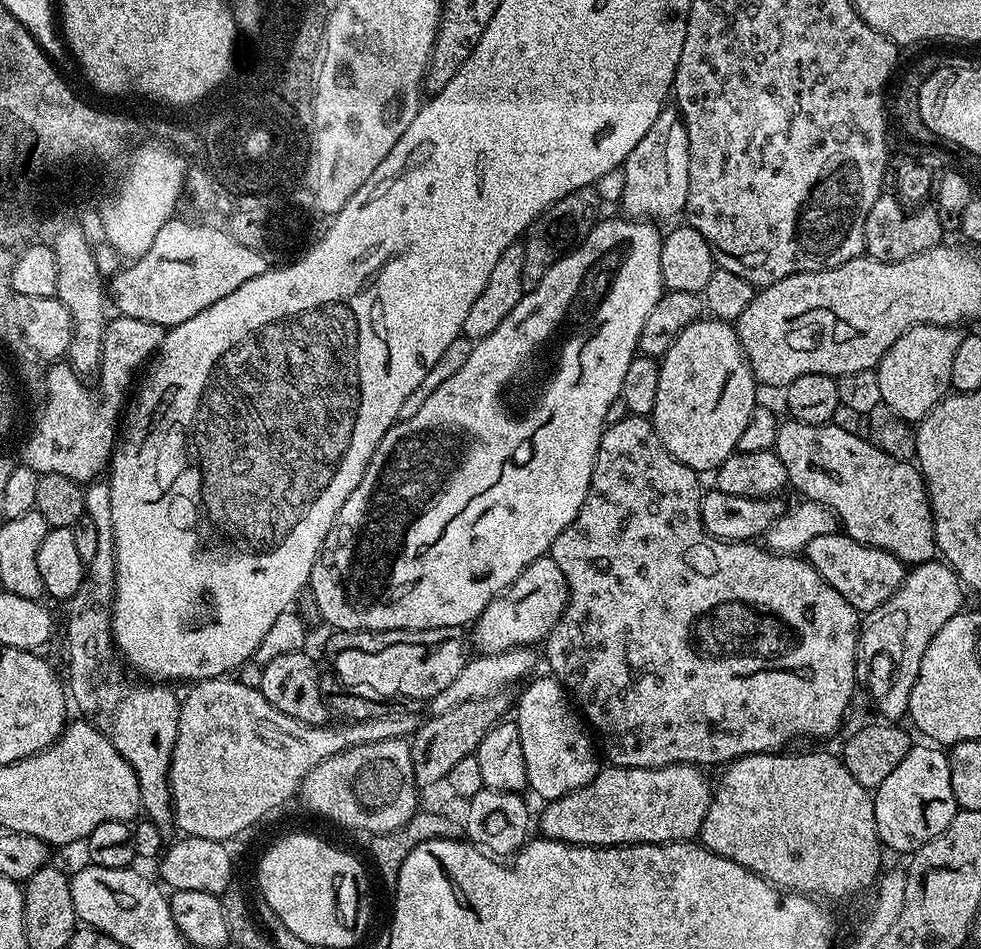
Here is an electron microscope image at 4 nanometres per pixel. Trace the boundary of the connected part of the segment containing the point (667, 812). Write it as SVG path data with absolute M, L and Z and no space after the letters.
M667 764L665 768L617 768L615 766L601 767L596 777L586 786L574 790L557 800L547 801L540 812L540 828L545 837L550 840L560 840L563 844L583 844L593 848L610 848L625 844L675 844L677 842L692 842L699 837L700 827L706 818L706 810L712 801L713 785L708 785L704 777L705 769L695 764Z

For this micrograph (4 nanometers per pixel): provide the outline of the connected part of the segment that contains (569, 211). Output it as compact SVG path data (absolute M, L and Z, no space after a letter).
M595 187L579 188L562 198L558 198L545 212L541 212L536 220L528 227L522 237L524 253L522 254L522 286L525 292L534 290L538 282L558 262L565 252L572 251L590 234L597 220L601 219L602 201Z

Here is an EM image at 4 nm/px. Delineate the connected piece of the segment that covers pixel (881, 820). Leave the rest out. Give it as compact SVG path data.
M920 742L908 751L906 758L898 762L898 767L893 770L874 790L874 822L878 826L881 845L893 848L896 852L911 854L918 851L926 842L938 838L942 830L950 826L956 817L958 805L954 798L954 786L950 782L950 762L948 752L943 747L933 746L928 742Z

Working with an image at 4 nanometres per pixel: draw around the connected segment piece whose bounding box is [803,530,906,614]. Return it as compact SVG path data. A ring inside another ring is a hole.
M840 530L810 538L803 555L814 566L814 570L818 570L818 574L822 574L822 578L826 578L826 582L830 582L830 586L834 586L834 590L838 590L838 594L842 594L842 598L846 598L846 602L850 602L850 606L854 606L861 614L882 606L886 598L896 593L906 575L904 561L894 554L860 544Z

